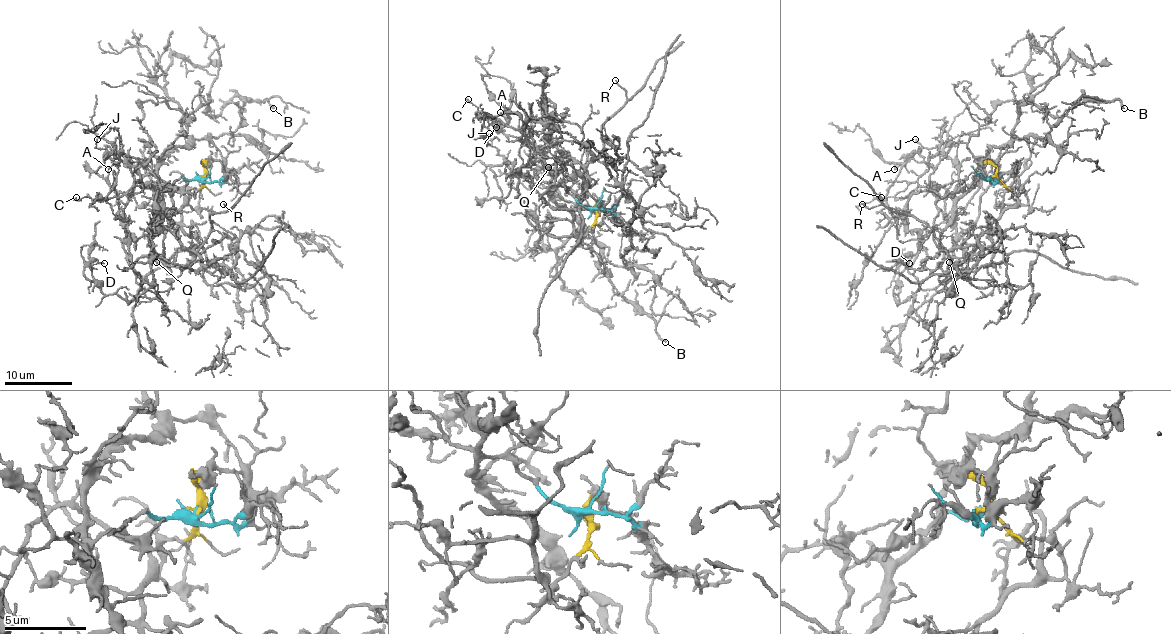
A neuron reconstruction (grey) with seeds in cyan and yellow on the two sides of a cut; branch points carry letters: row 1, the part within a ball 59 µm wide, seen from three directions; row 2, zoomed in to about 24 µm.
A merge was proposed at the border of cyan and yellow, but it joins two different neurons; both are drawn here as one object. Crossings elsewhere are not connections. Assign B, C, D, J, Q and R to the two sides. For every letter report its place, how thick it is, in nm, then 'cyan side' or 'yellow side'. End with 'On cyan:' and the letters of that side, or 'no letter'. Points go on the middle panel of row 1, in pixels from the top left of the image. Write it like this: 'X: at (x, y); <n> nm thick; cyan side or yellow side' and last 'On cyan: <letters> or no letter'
B: at (665, 342); 200 nm thick; cyan side
C: at (468, 99); 140 nm thick; cyan side
D: at (496, 127); 110 nm thick; yellow side
J: at (489, 133); 150 nm thick; cyan side
Q: at (548, 167); 150 nm thick; yellow side
R: at (615, 80); 120 nm thick; cyan side
On cyan: B, C, J, R

